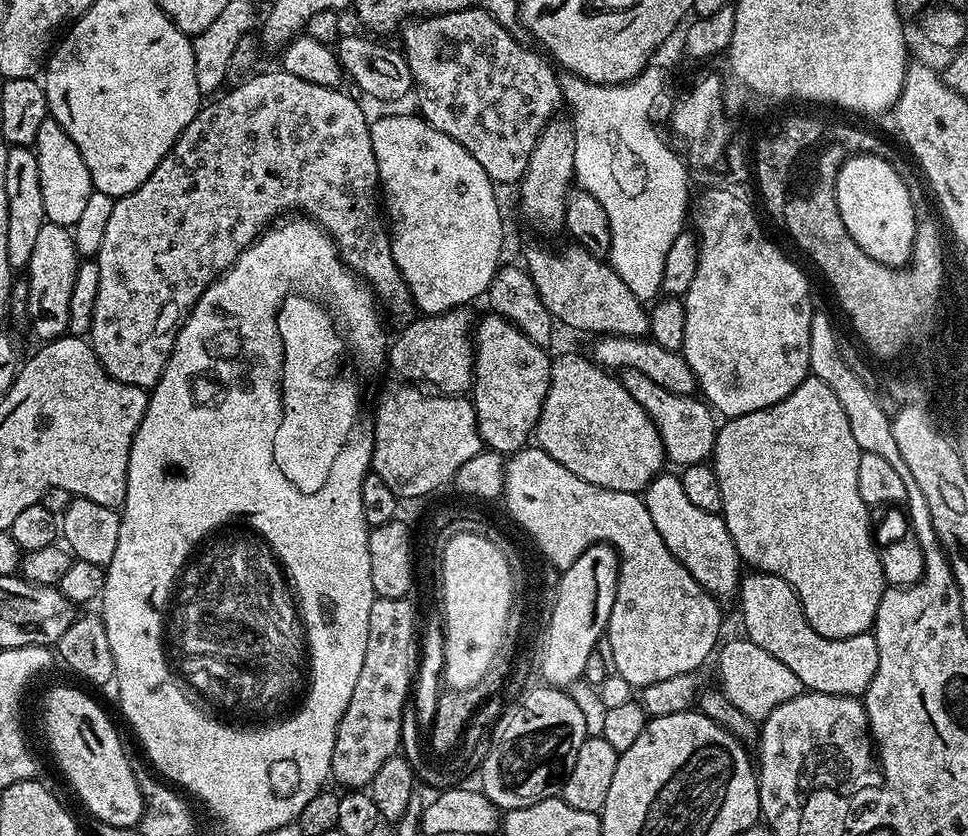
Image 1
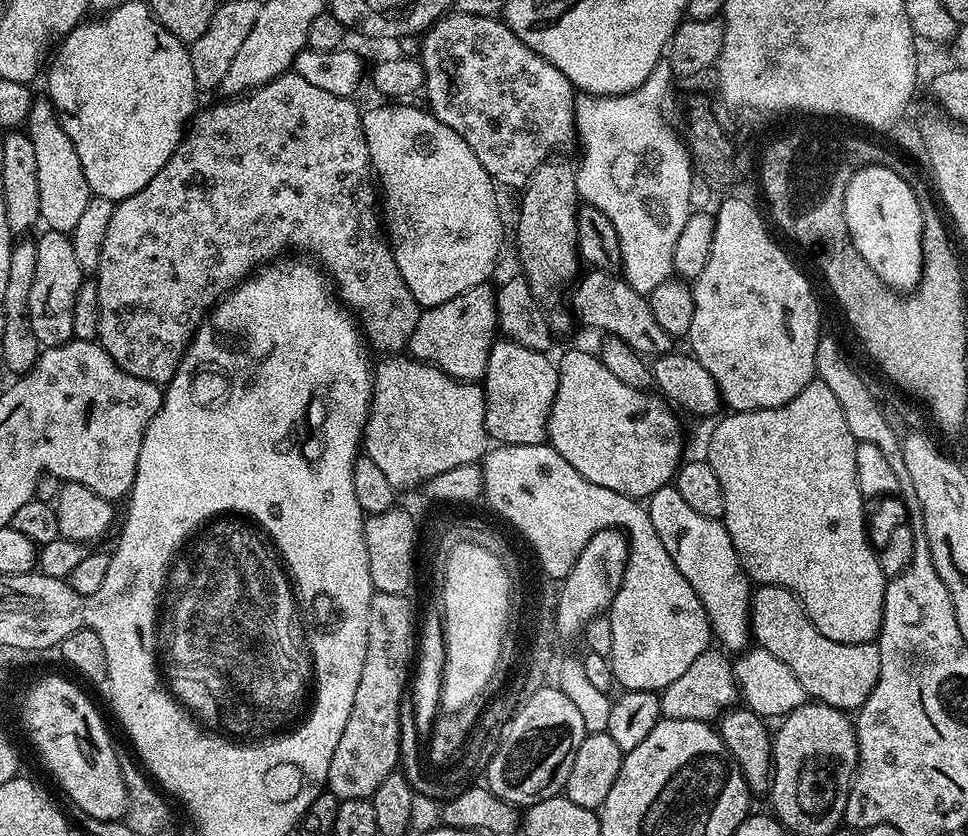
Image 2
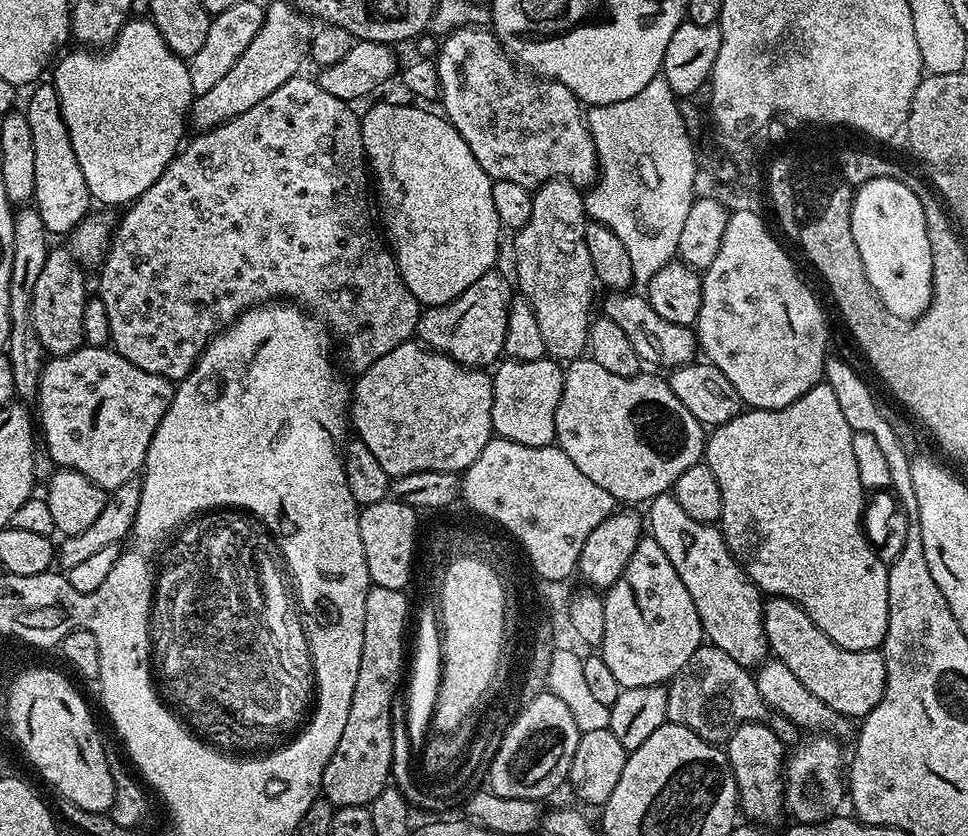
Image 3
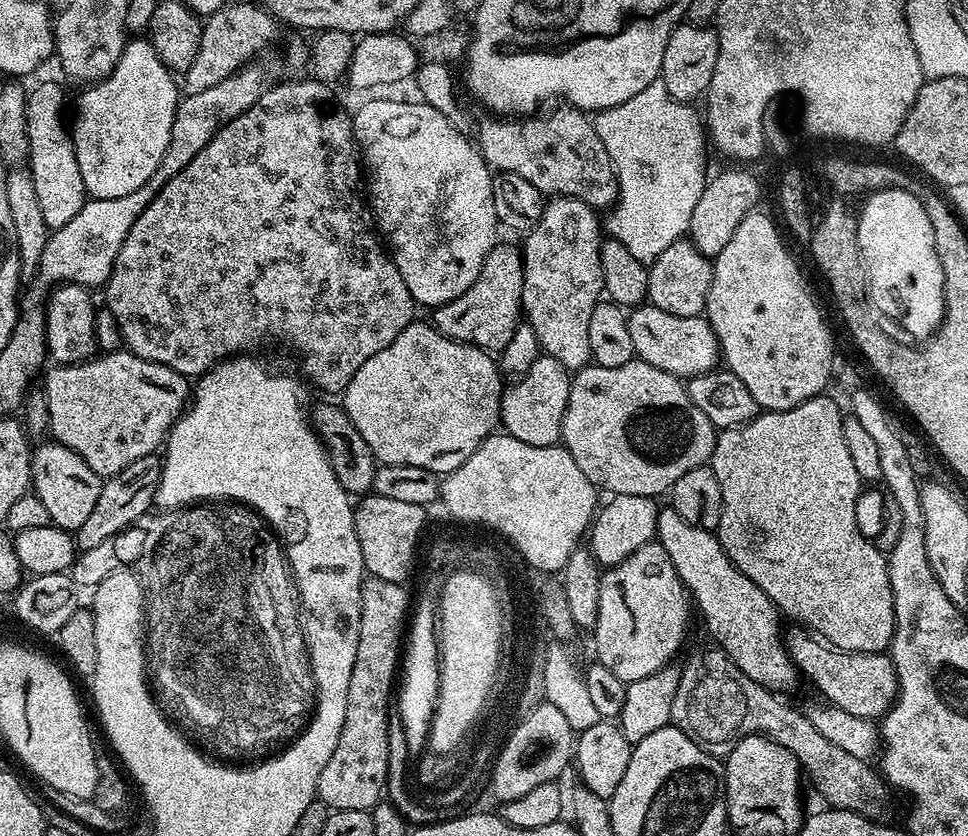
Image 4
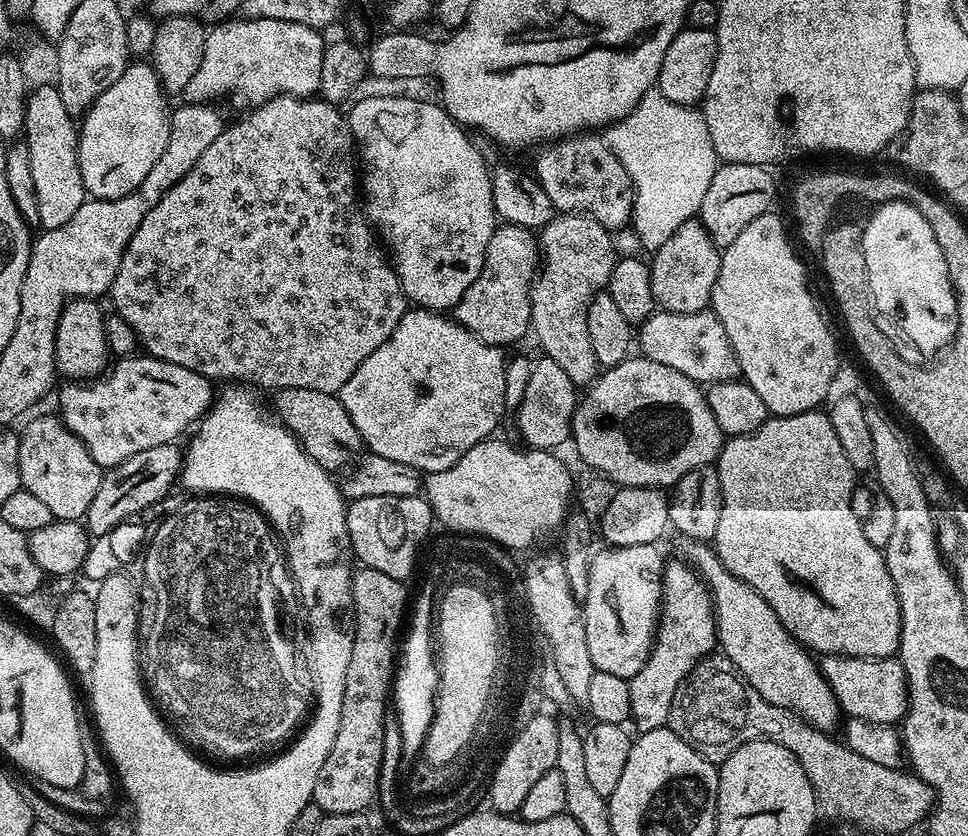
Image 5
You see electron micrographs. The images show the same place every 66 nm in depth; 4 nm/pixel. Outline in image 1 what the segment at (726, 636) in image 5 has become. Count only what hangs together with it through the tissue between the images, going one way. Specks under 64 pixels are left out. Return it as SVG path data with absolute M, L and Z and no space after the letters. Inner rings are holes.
M676 474L654 477L644 489L642 499L646 510L650 510L650 518L654 518L654 527L658 534L662 534L662 542L666 542L666 550L690 570L694 582L703 586L711 596L735 597L740 587L742 561L734 546L734 538L730 538L730 530L726 530L723 515L707 512L689 502L686 494L682 494L682 482Z

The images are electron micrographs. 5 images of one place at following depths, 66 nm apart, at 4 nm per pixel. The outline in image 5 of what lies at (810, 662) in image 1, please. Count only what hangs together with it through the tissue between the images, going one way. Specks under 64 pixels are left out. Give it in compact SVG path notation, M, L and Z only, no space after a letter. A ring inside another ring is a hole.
M824 656L819 661L820 672L826 678L834 698L840 704L841 713L848 718L862 718L866 722L878 722L896 726L908 712L908 679L902 662L896 656L886 658L862 658L861 656Z

